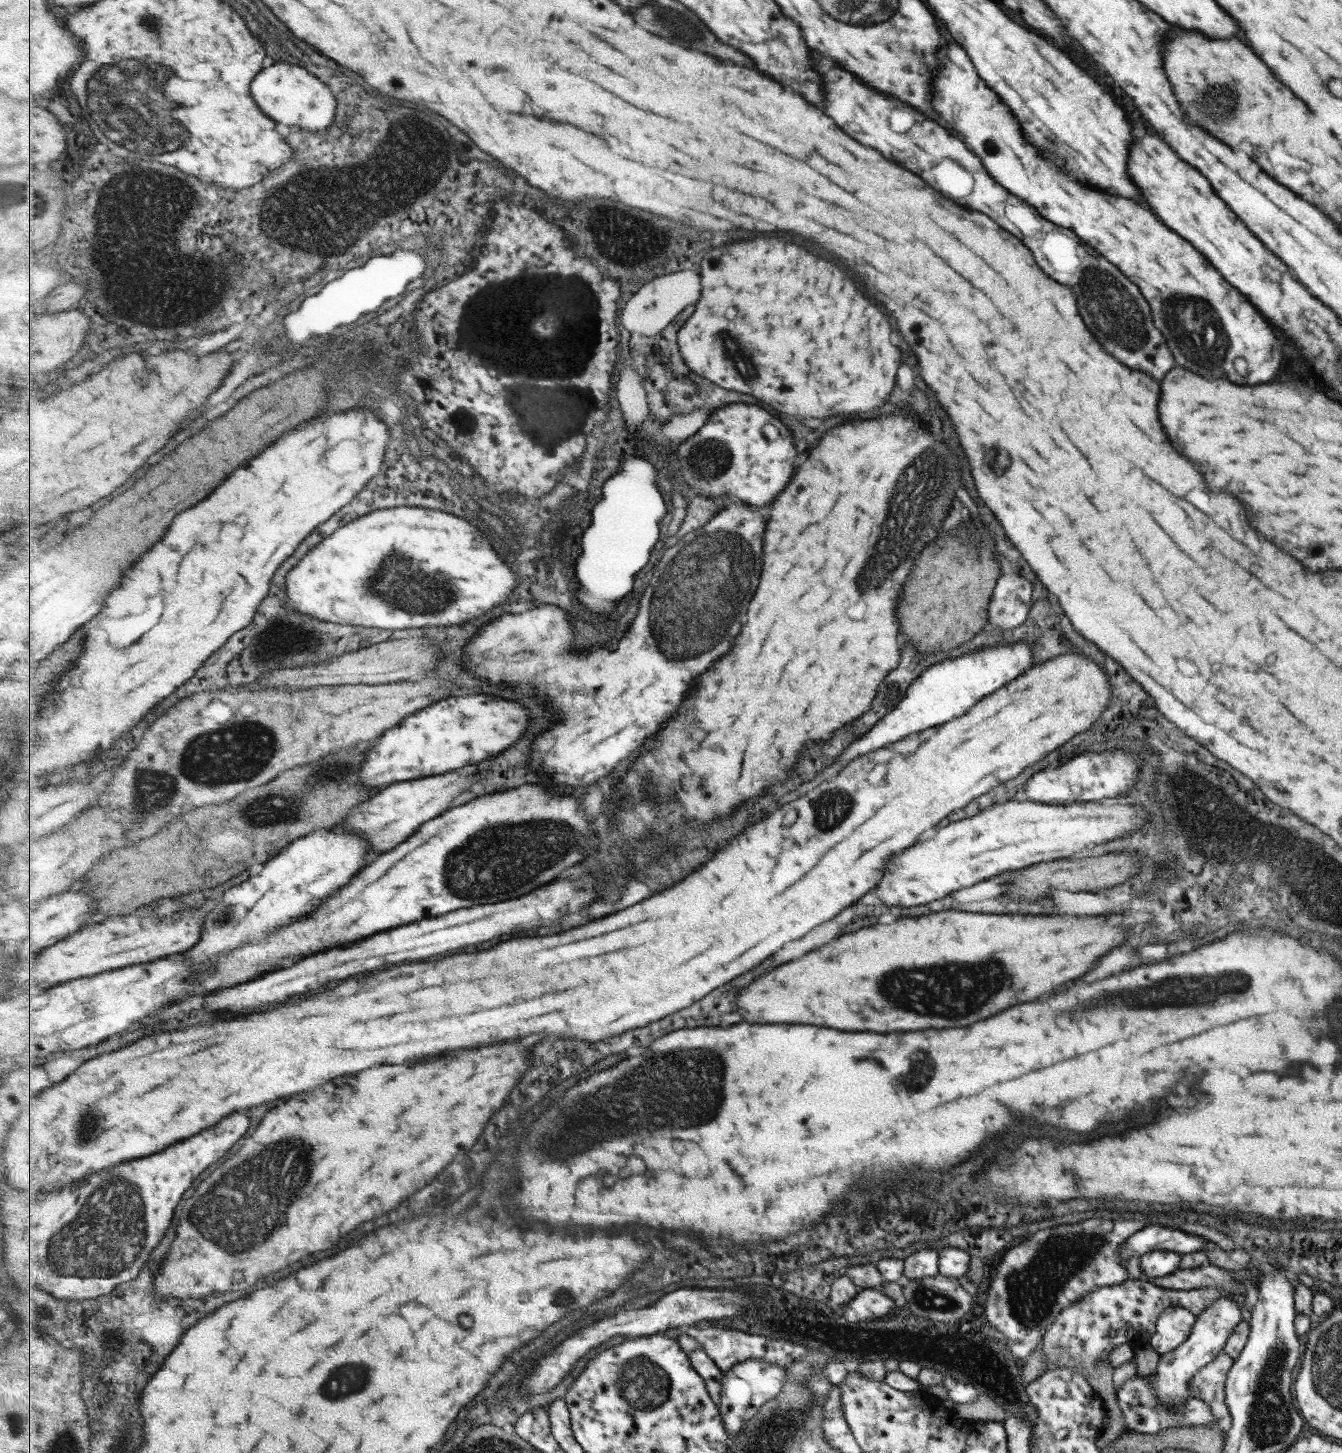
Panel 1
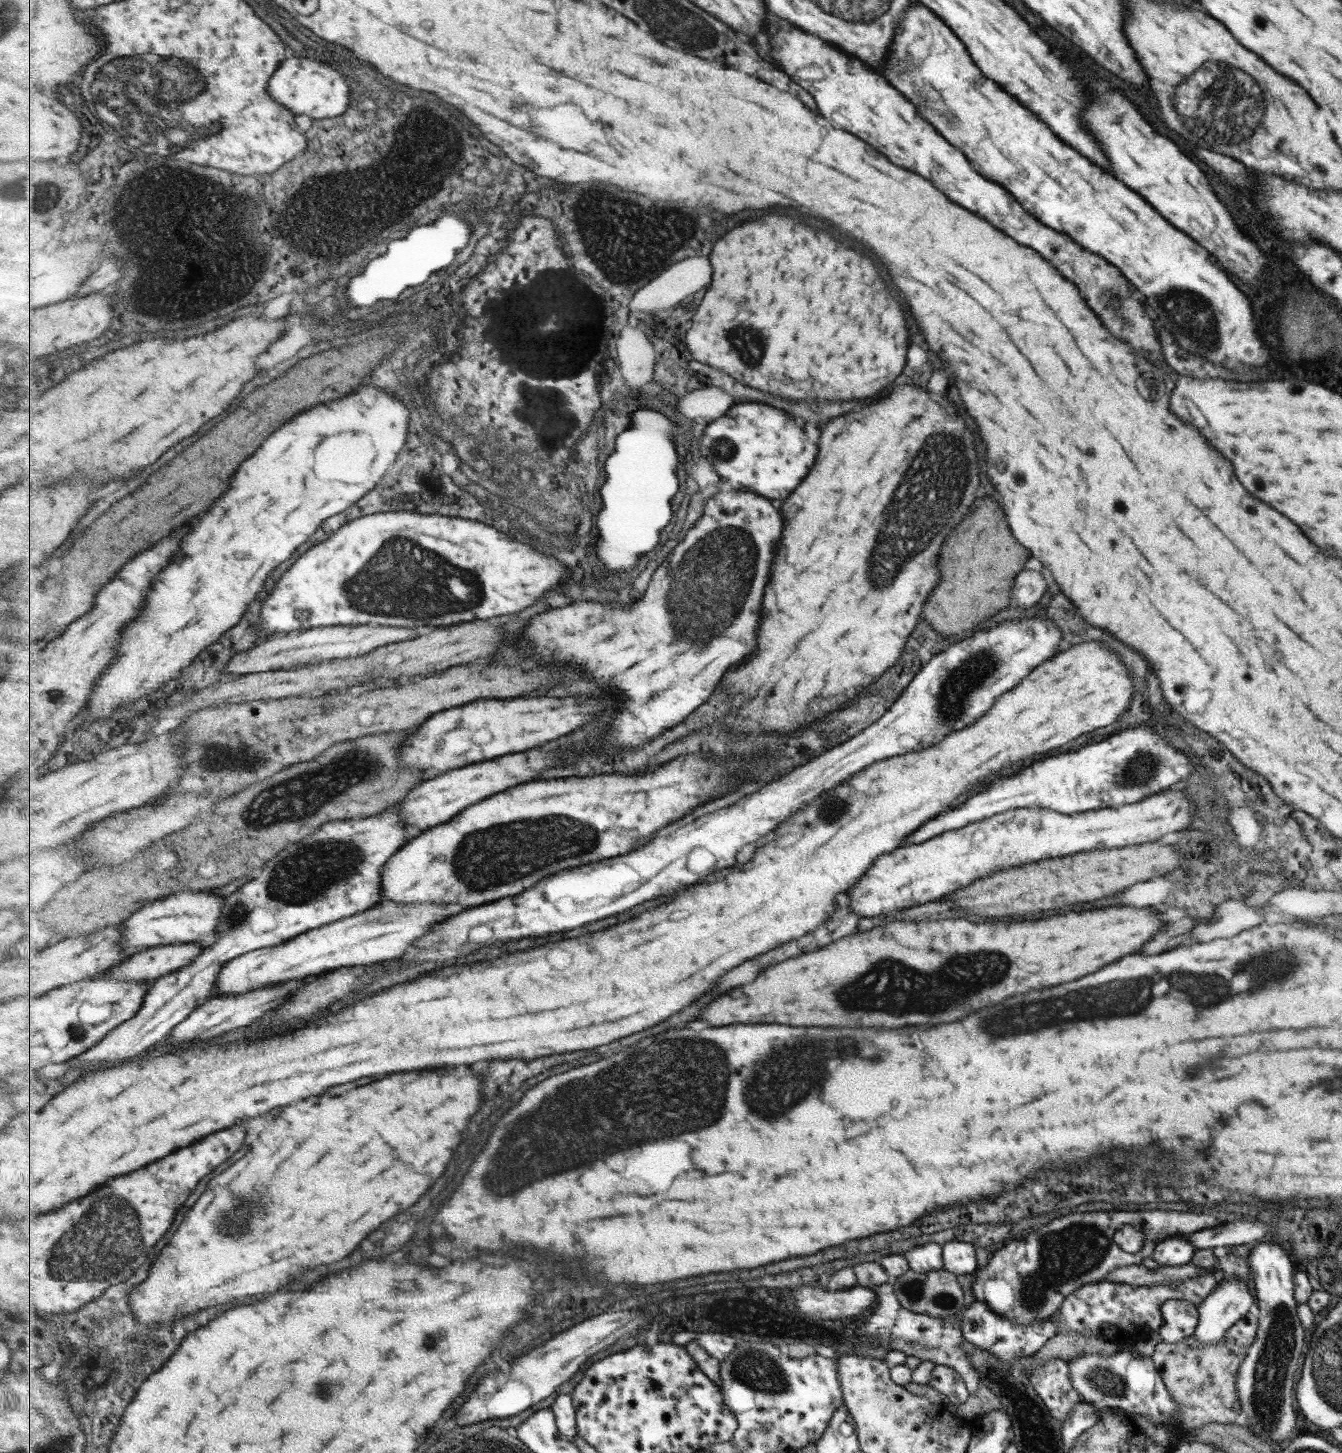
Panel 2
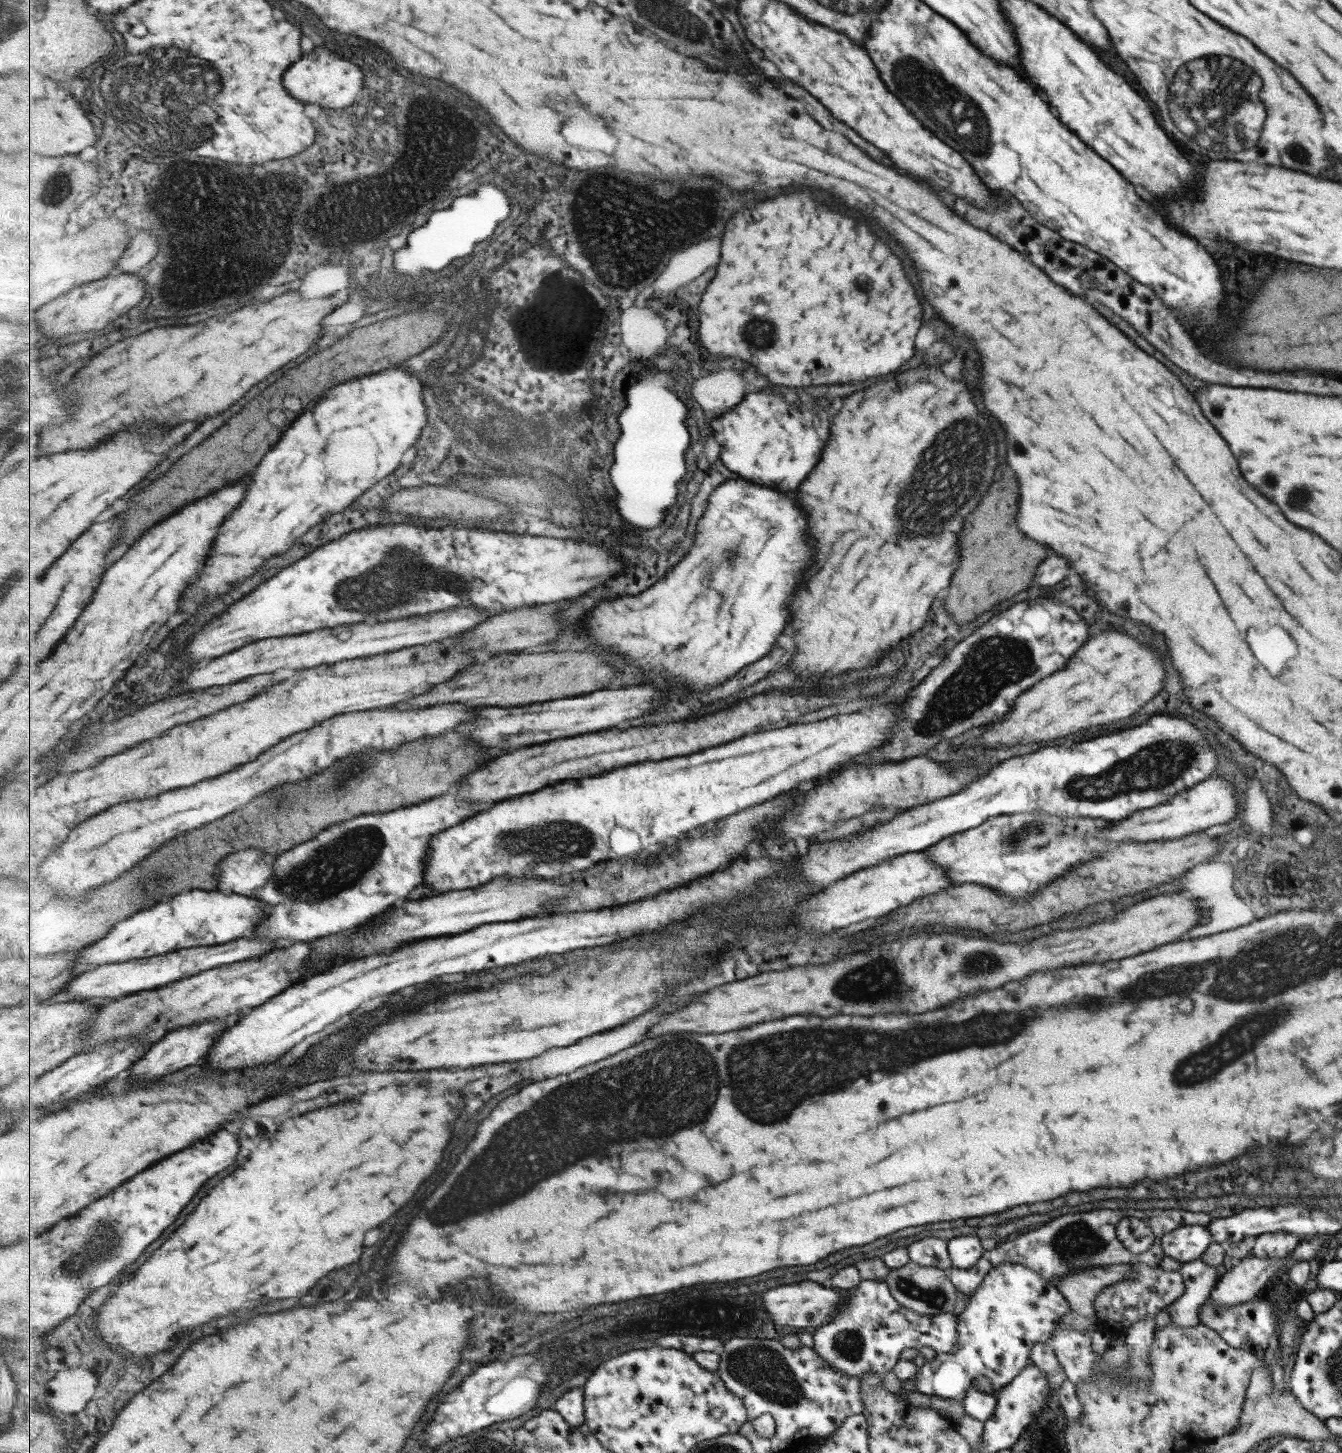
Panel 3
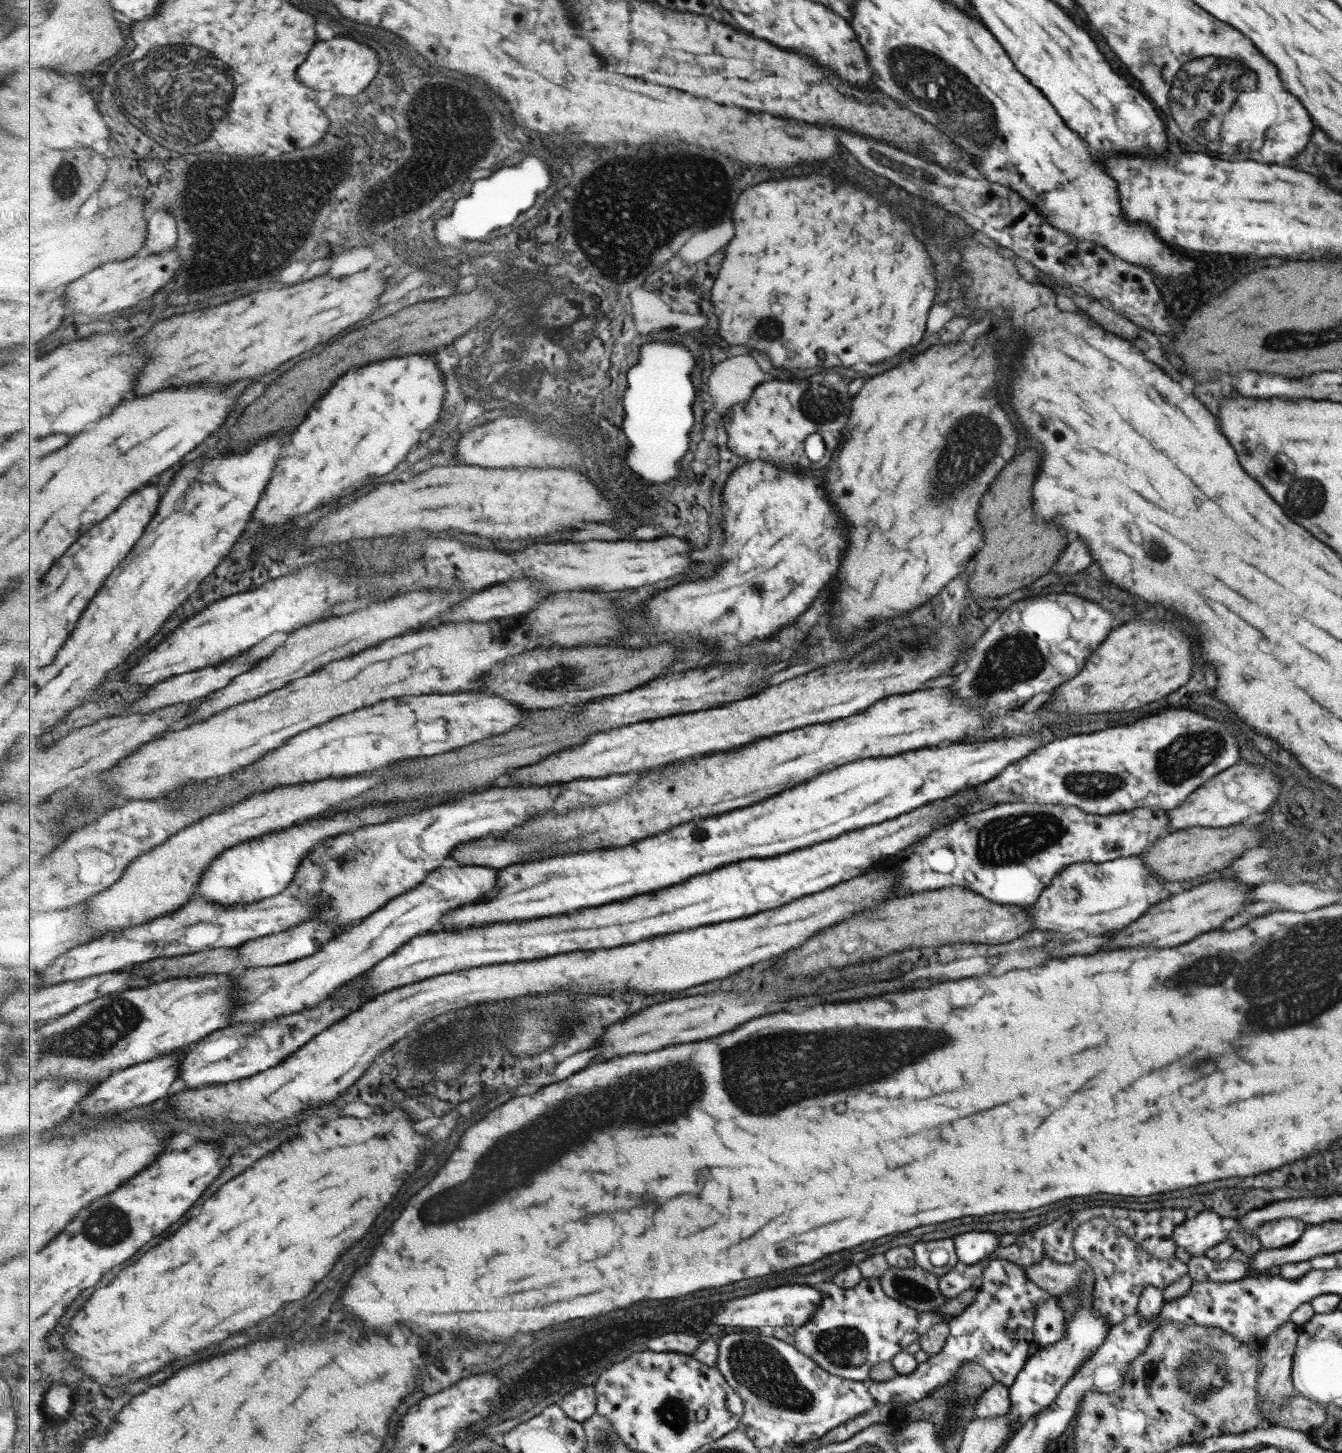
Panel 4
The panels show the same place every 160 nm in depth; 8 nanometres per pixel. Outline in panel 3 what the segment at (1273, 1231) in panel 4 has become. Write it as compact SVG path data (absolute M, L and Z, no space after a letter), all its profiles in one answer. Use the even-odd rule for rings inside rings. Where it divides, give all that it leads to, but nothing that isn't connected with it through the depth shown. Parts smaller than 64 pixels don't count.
M1269 1232L1255 1237L1251 1256L1255 1258L1283 1258L1298 1244L1301 1236L1287 1232Z

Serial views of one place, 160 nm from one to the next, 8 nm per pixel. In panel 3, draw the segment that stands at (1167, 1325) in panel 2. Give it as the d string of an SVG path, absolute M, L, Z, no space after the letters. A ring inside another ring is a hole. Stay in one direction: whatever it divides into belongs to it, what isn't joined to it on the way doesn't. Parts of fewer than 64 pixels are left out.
M1200 1258L1182 1263L1180 1274L1184 1290L1179 1298L1166 1306L1170 1320L1179 1326L1199 1325L1198 1308L1208 1300L1208 1294L1220 1275Z

